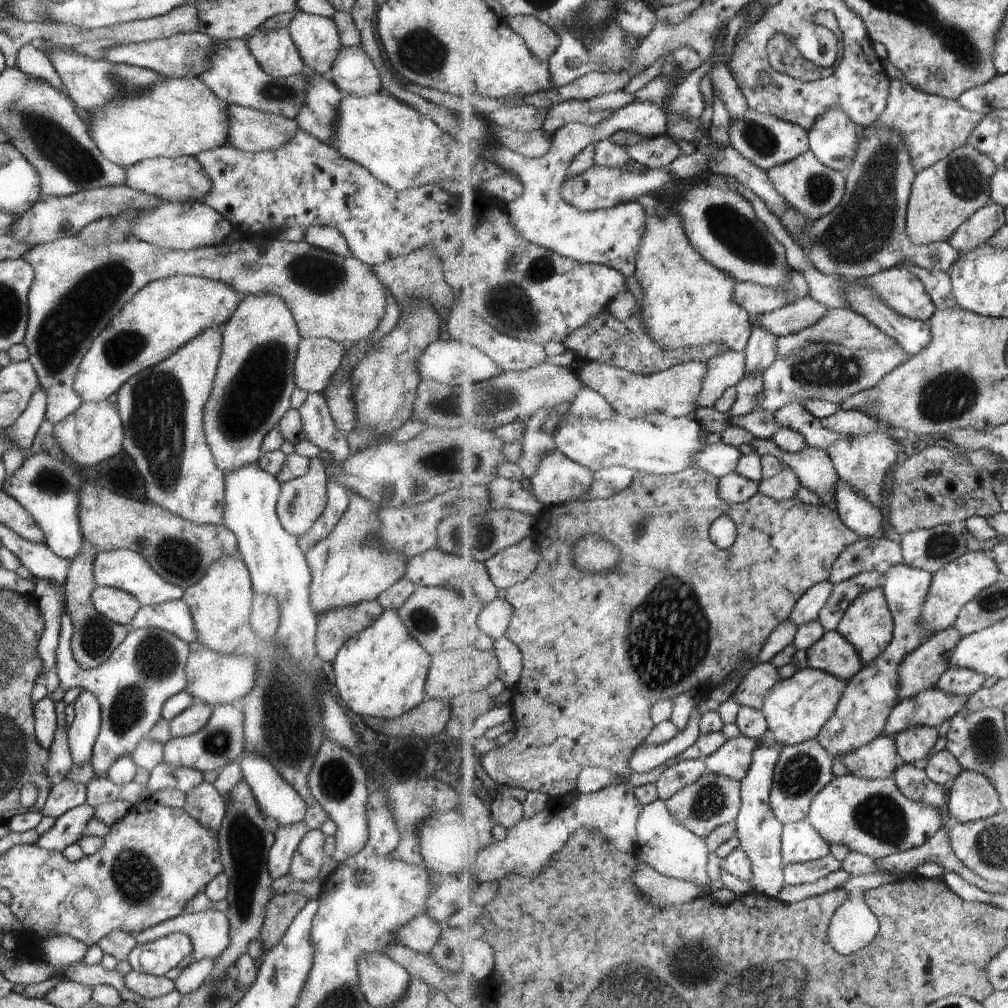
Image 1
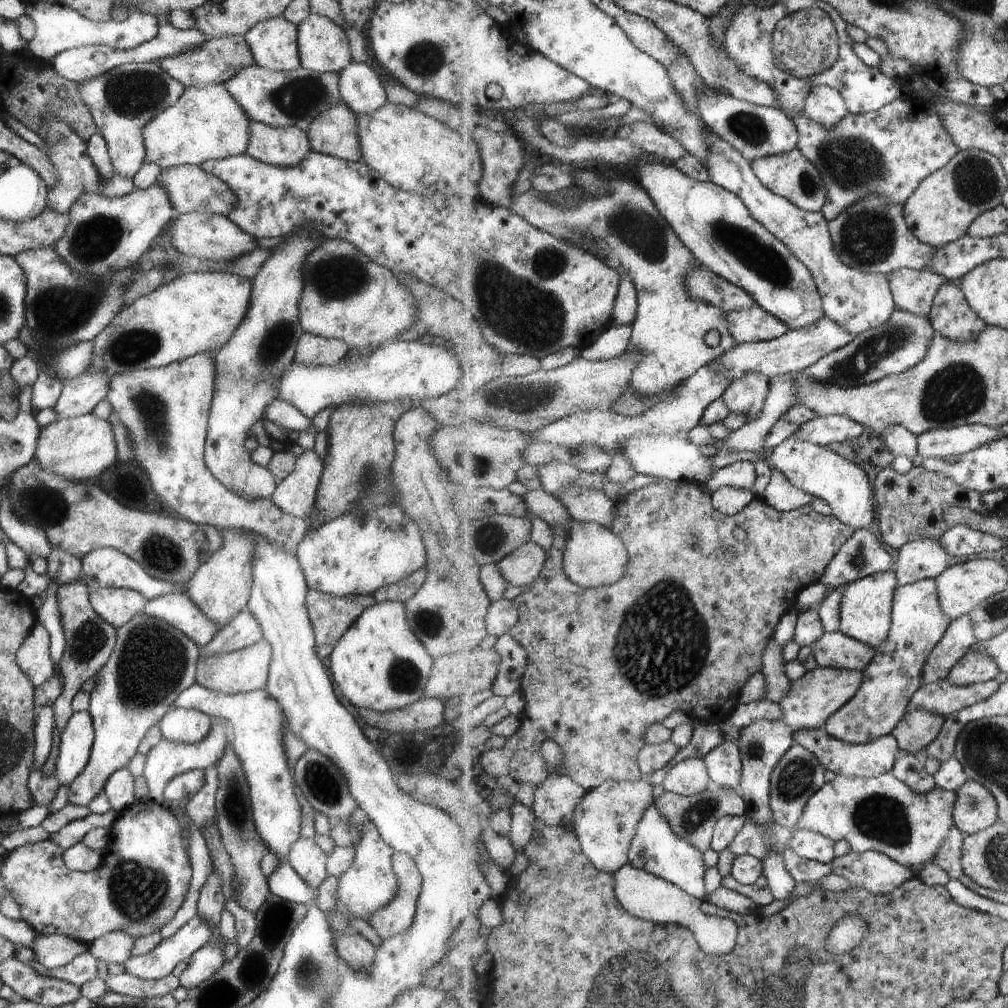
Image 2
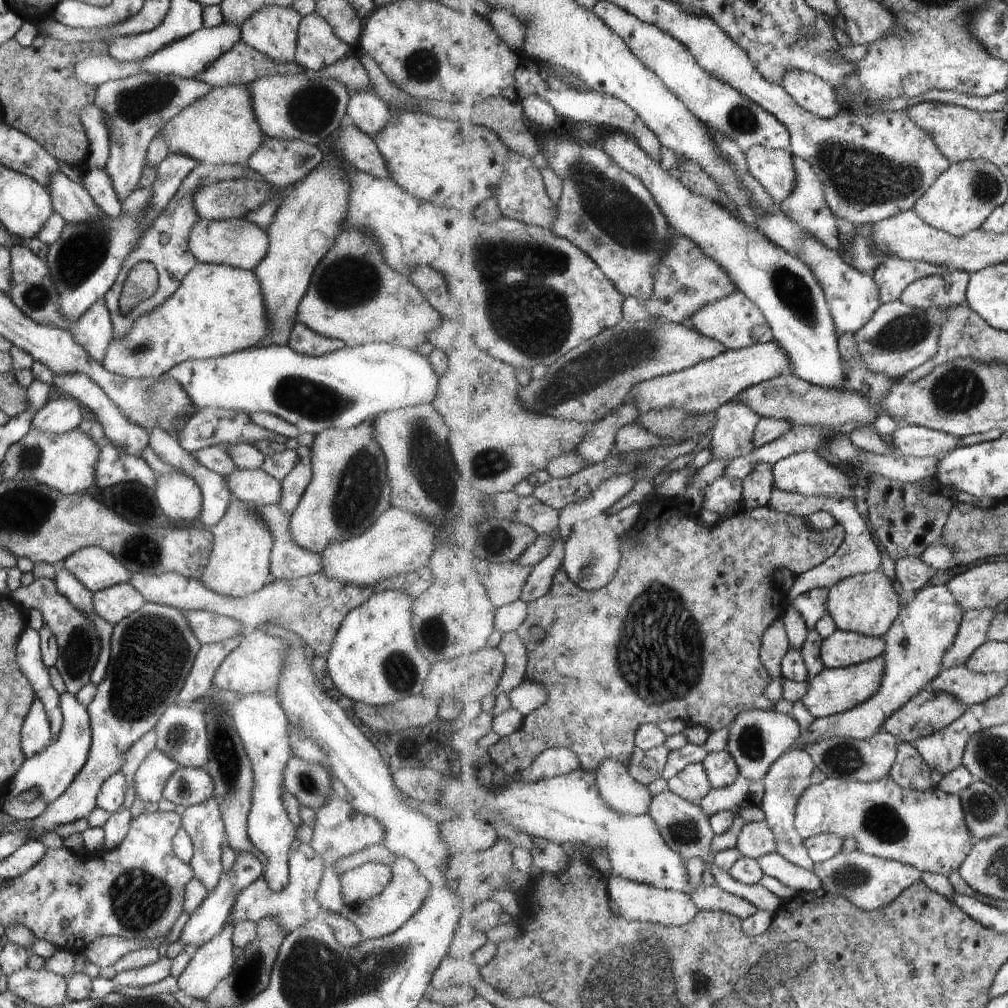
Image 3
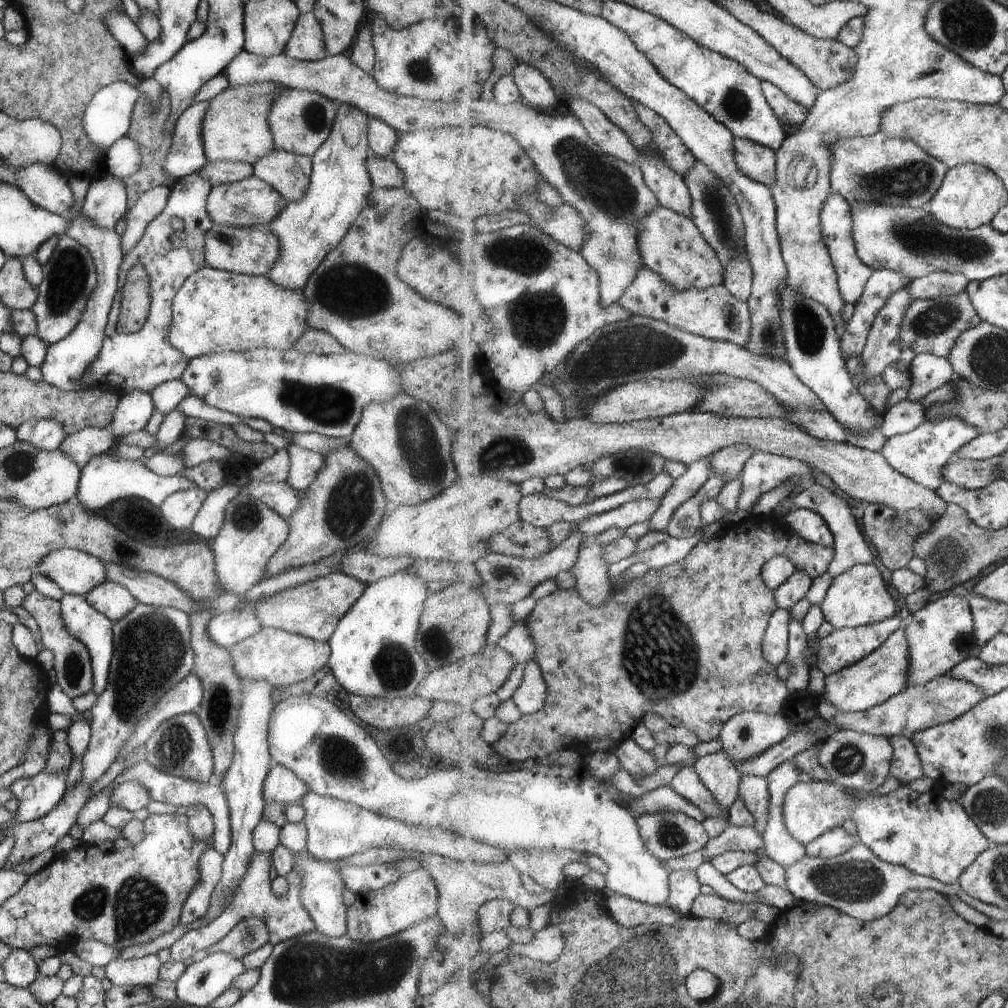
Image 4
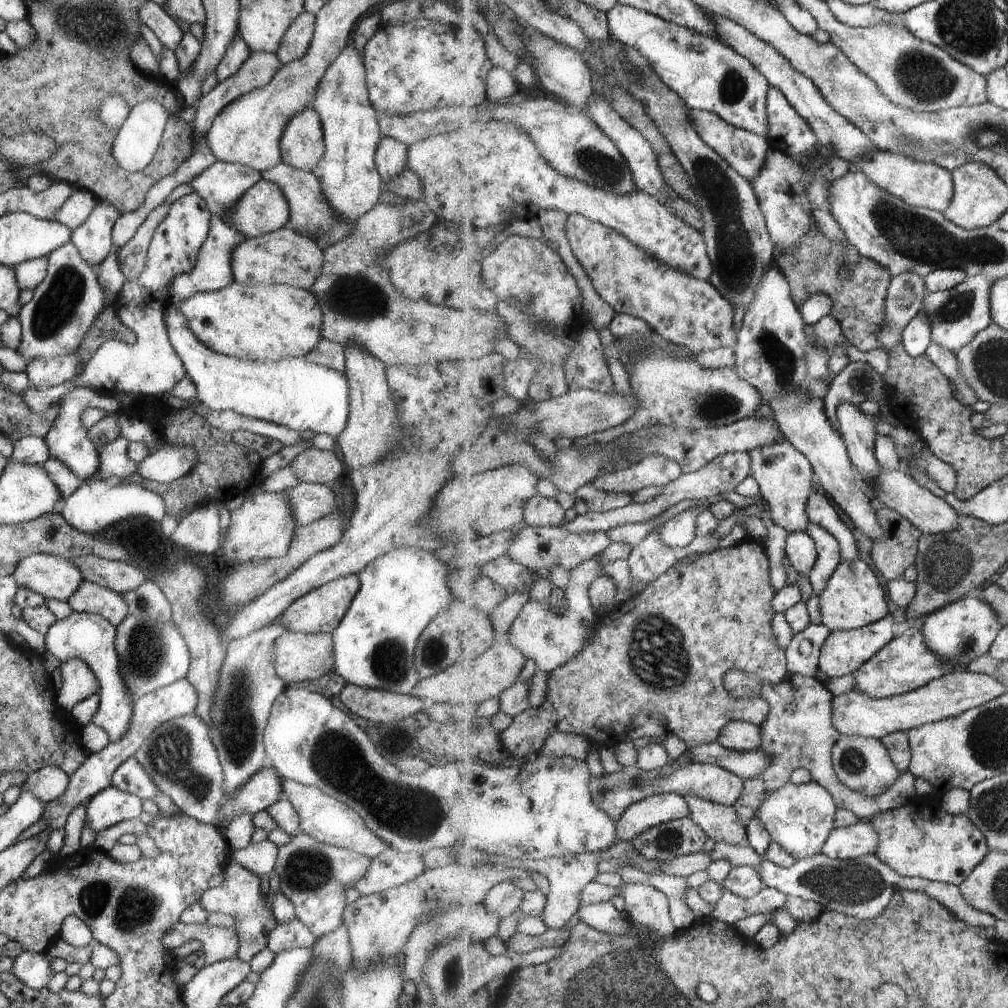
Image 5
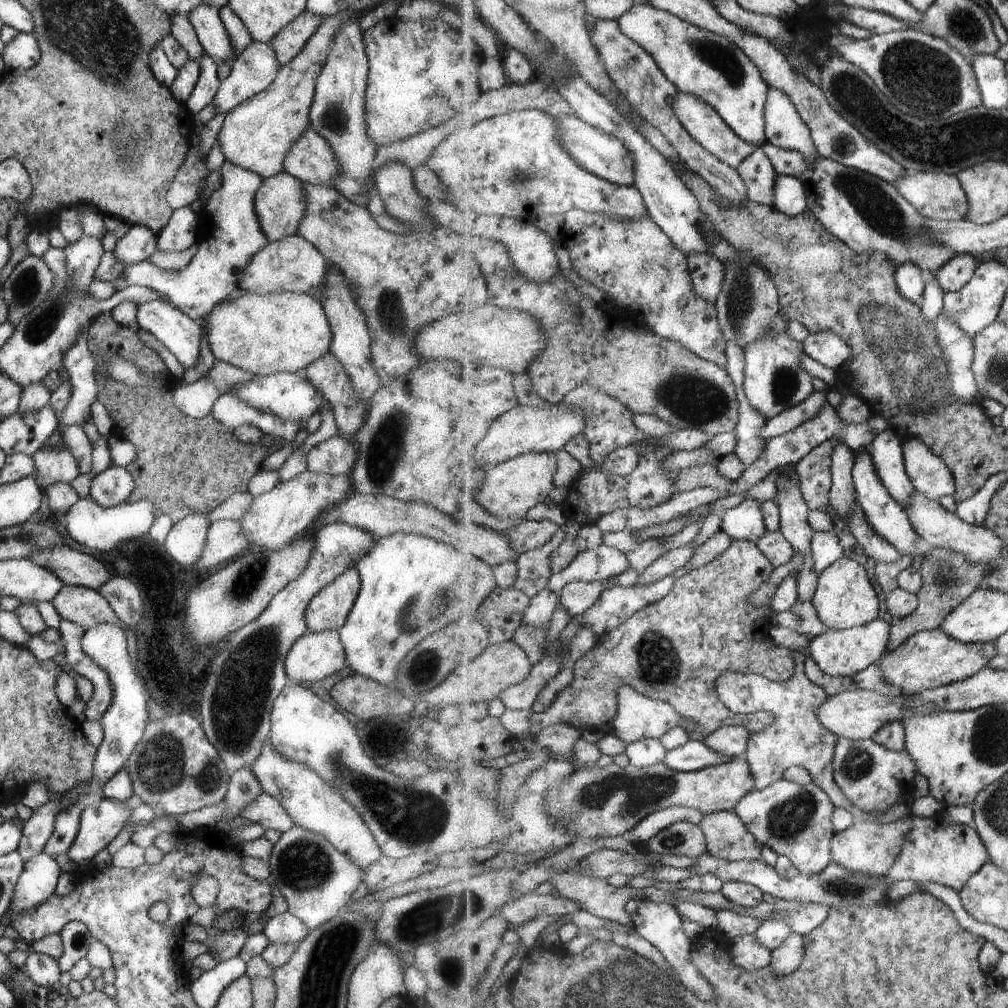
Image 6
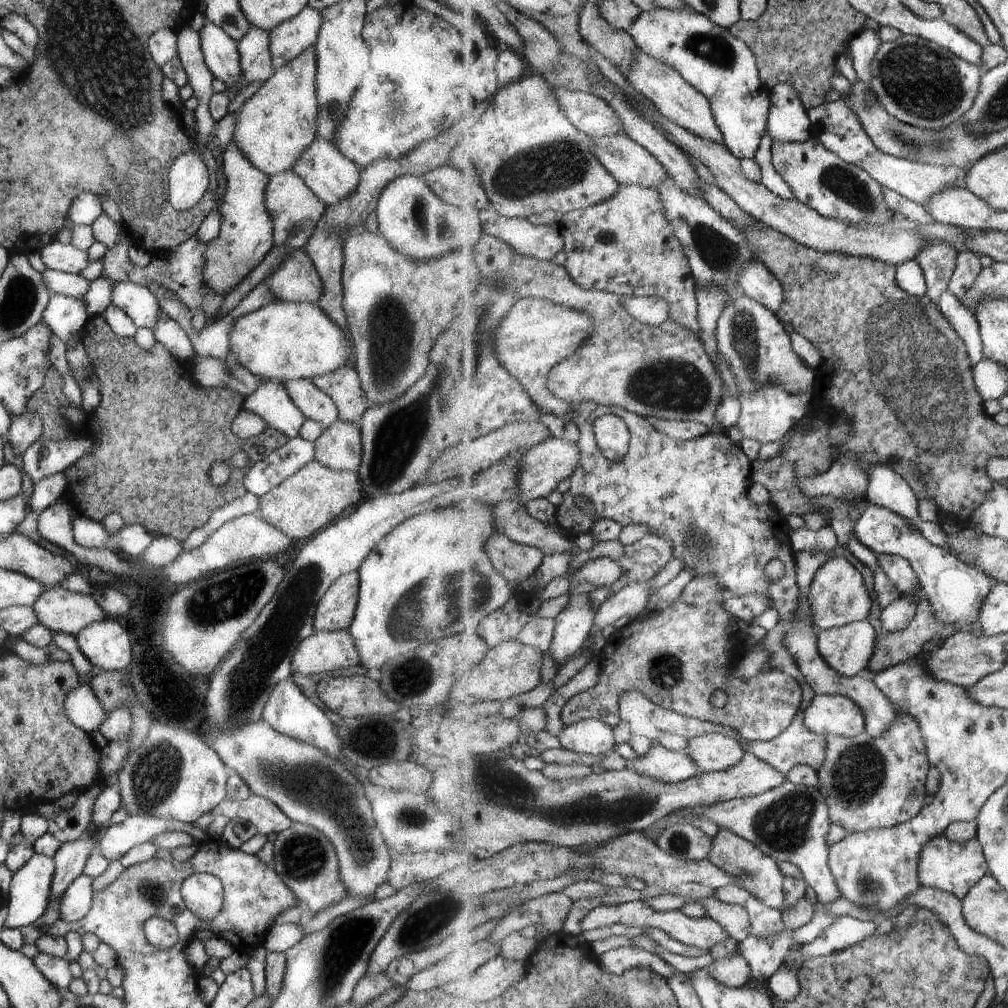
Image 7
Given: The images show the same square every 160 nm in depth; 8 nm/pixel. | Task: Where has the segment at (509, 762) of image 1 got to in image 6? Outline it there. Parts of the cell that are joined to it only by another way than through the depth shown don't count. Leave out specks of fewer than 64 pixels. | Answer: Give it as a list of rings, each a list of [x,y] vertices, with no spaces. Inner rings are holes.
[[[734,539],[731,548],[728,548],[719,558],[716,558],[713,562],[707,563],[705,566],[700,569],[688,572],[686,575],[676,579],[675,586],[673,590],[659,602],[654,602],[645,606],[641,610],[638,610],[627,622],[624,622],[619,628],[611,630],[611,632],[602,634],[599,636],[599,643],[597,646],[589,651],[587,654],[584,654],[573,666],[573,670],[576,676],[576,679],[571,683],[571,686],[564,688],[555,699],[553,706],[546,711],[545,713],[533,713],[531,717],[531,722],[533,723],[532,730],[530,735],[535,738],[541,730],[553,726],[553,724],[567,724],[572,726],[579,731],[585,729],[595,729],[601,732],[604,732],[606,735],[611,734],[614,729],[613,721],[616,719],[618,713],[618,696],[619,690],[625,685],[632,686],[637,692],[649,696],[649,698],[655,698],[660,701],[665,701],[669,703],[679,714],[682,714],[686,719],[691,719],[696,724],[696,732],[689,733],[691,740],[703,740],[705,737],[708,737],[723,727],[738,726],[746,728],[751,734],[758,735],[763,731],[766,731],[767,728],[775,722],[775,714],[769,711],[758,711],[755,714],[740,715],[739,713],[734,714],[721,702],[717,690],[715,690],[715,682],[717,678],[721,678],[725,673],[757,673],[758,675],[763,675],[765,678],[775,681],[775,682],[785,682],[793,678],[794,672],[796,671],[796,660],[794,659],[794,654],[791,649],[787,647],[776,647],[771,645],[771,642],[768,638],[769,631],[773,628],[773,614],[775,612],[769,609],[758,609],[749,604],[748,598],[759,588],[762,584],[765,584],[769,579],[772,578],[773,571],[776,568],[773,568],[773,564],[769,562],[767,556],[757,548],[754,542],[748,540]]]

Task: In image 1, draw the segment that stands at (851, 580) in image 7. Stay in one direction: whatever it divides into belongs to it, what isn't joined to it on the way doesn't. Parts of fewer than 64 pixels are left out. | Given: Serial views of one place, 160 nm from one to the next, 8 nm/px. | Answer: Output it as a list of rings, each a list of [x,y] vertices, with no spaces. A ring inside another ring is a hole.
[[[883,587],[868,590],[859,595],[847,609],[843,616],[838,631],[857,649],[865,665],[870,665],[879,659],[894,637],[896,622],[889,608]]]

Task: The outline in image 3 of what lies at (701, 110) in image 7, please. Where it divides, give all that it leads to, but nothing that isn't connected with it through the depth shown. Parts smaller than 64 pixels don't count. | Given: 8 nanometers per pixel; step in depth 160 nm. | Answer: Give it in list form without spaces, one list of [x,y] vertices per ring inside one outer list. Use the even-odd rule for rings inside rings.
[[[753,147],[746,154],[751,174],[765,187],[777,204],[795,192],[795,156],[783,149]]]

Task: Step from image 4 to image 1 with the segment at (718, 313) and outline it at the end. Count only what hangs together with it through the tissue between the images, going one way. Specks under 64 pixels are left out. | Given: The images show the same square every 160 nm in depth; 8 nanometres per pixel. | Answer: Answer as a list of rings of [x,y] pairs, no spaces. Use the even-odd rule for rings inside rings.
[[[807,295],[793,304],[756,317],[752,316],[750,322],[753,328],[765,329],[780,338],[815,324],[824,314],[827,314],[828,310],[829,308],[823,302]]]

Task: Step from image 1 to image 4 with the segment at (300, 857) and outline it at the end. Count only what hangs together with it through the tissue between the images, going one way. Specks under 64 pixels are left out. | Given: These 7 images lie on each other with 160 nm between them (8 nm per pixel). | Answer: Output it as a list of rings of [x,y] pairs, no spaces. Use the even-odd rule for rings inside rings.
[[[255,851],[247,863],[242,879],[238,882],[234,894],[226,904],[226,907],[206,926],[192,929],[183,933],[175,942],[172,942],[168,948],[171,961],[182,961],[193,953],[200,951],[207,946],[211,946],[235,926],[239,919],[248,916],[259,917],[263,919],[268,930],[268,941],[272,944],[287,940],[297,935],[308,933],[313,930],[314,922],[309,918],[309,913],[301,906],[299,898],[299,887],[302,879],[302,873],[295,867],[286,874],[288,889],[284,895],[276,897],[270,891],[269,868],[271,868],[271,852]]]

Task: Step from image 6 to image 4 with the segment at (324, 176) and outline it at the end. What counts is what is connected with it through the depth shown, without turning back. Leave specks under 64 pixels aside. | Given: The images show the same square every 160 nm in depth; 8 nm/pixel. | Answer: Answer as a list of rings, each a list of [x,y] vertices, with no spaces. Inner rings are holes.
[[[280,88],[266,114],[273,149],[310,157],[329,134],[338,103],[317,93]]]

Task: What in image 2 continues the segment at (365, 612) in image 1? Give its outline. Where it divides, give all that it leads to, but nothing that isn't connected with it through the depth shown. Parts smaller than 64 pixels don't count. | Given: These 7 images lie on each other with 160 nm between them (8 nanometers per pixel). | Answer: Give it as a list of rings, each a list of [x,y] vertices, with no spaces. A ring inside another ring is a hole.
[[[308,588],[304,605],[314,630],[316,655],[320,659],[329,656],[344,630],[373,603],[370,594],[338,597]]]

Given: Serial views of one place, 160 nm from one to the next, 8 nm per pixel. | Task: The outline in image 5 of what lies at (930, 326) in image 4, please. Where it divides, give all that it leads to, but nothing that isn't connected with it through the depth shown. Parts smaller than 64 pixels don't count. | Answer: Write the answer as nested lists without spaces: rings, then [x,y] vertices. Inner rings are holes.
[[[977,275],[968,277],[953,290],[930,293],[923,301],[923,311],[932,322],[933,343],[947,347],[956,353],[994,322],[991,312],[990,292],[993,282]]]

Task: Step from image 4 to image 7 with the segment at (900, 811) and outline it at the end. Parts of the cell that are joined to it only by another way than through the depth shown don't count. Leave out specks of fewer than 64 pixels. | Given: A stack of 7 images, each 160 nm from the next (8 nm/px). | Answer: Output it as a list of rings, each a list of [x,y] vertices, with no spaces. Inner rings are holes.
[[[787,781],[756,797],[741,797],[713,806],[687,807],[657,821],[645,834],[655,839],[671,825],[687,823],[687,819],[696,817],[710,818],[711,822],[716,822],[720,829],[725,828],[740,837],[745,837],[777,862],[794,863],[801,870],[809,886],[815,890],[818,903],[827,905],[843,897],[829,864],[828,836],[832,822],[827,801],[818,785],[808,787]],[[944,834],[927,843],[921,853],[918,871],[923,885],[954,894],[959,900],[963,900],[991,872],[984,848],[977,837],[968,843],[957,843],[950,841]]]

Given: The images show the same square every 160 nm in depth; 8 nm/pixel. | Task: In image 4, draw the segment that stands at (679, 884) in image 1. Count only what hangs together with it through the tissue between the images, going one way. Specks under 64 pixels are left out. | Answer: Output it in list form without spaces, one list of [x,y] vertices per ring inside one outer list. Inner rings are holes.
[[[617,893],[607,898],[605,904],[613,920],[625,928],[635,929],[639,925],[674,925],[685,916],[669,904],[657,907]]]

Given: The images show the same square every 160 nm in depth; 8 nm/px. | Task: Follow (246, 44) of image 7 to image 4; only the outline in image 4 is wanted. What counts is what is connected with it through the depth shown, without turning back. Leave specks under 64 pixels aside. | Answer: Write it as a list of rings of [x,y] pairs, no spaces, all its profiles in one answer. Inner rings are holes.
[[[209,101],[193,102],[178,116],[162,166],[170,179],[196,173],[206,163],[200,130]]]

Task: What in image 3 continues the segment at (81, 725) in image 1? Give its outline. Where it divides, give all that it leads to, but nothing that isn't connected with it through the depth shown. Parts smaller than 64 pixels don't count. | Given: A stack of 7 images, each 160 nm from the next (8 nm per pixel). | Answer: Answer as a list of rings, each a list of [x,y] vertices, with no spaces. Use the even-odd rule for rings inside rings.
[[[67,691],[58,694],[58,705],[62,714],[62,723],[57,740],[51,741],[40,753],[34,754],[31,758],[25,758],[8,782],[7,789],[4,790],[5,798],[15,798],[25,790],[35,788],[38,797],[48,805],[69,786],[73,777],[85,764],[91,738],[86,707],[80,705],[74,695]]]

